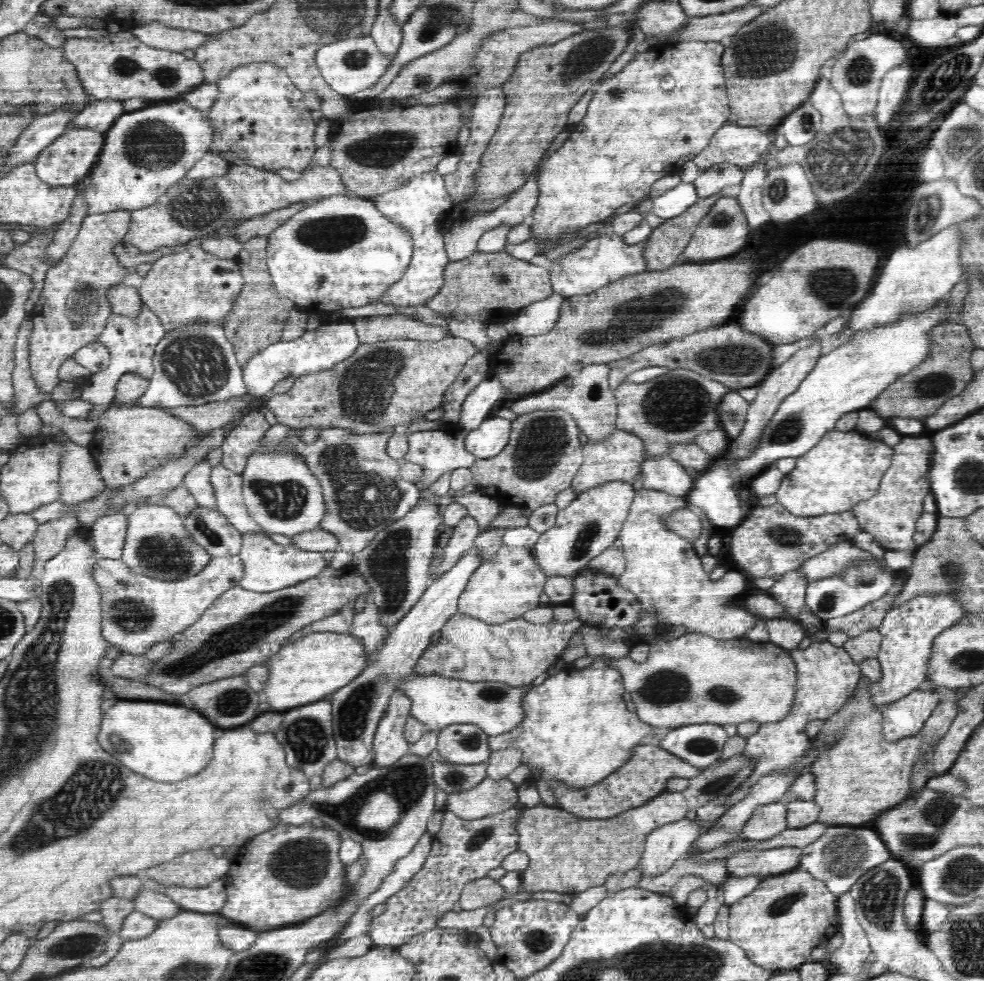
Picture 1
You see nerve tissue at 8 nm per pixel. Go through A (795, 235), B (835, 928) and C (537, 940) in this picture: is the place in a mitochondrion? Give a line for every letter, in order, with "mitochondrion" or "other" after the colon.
A: other
B: other
C: mitochondrion

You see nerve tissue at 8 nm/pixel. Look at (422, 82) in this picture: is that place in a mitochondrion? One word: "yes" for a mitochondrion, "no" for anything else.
no

